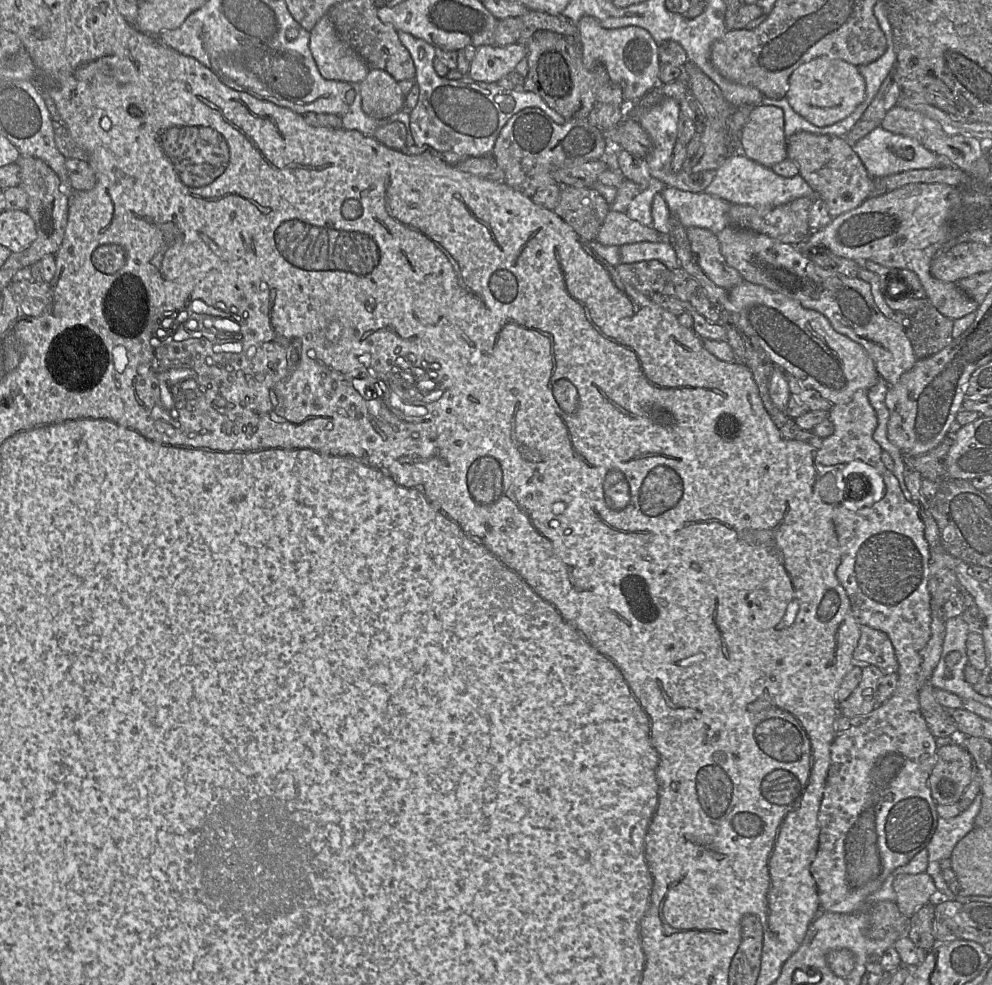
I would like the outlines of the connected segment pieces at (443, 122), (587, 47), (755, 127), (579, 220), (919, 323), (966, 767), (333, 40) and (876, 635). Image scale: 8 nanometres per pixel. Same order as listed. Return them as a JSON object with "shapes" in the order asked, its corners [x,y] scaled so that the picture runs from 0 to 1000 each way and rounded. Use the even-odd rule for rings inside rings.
{"shapes":[[[[408,43],[418,67],[418,84],[422,88],[419,108],[413,113],[413,132],[419,148],[431,147],[445,154],[458,154],[474,159],[496,158],[501,139],[521,114],[532,109],[541,109],[560,126],[568,127],[571,121],[541,95],[530,92],[512,92],[501,84],[479,83],[472,77],[462,81],[444,78],[436,69],[439,48],[429,45],[425,62],[420,60],[421,50]]],[[[595,16],[587,17],[581,27],[589,67],[597,70],[607,65],[615,82],[626,88],[631,109],[640,106],[664,85],[663,46],[652,30],[641,26],[610,29]]],[[[762,108],[746,135],[747,154],[774,171],[793,160],[790,115],[781,108]]],[[[567,189],[564,205],[557,213],[590,245],[601,244],[614,215],[609,200],[598,191]]],[[[934,303],[926,304],[919,330],[913,335],[925,364],[939,361],[961,345],[961,324],[949,319]]],[[[960,754],[946,759],[946,772],[936,789],[945,817],[966,815],[982,787],[982,774],[975,760]]],[[[331,13],[311,32],[311,50],[329,81],[363,84],[373,69],[342,37]]],[[[867,635],[867,642],[867,650],[860,662],[861,672],[869,678],[881,675],[892,684],[905,682],[902,660],[895,645],[872,635]]]]}

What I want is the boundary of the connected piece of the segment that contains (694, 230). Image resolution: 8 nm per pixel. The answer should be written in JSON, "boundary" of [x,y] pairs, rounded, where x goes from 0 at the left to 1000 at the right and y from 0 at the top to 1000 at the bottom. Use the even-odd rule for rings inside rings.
{"boundary":[[[694,230],[692,237],[706,271],[723,290],[734,295],[750,284],[747,278],[732,266],[721,237],[704,230]]]}

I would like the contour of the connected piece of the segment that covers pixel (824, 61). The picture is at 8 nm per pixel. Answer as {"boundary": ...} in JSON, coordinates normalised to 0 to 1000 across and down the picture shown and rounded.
{"boundary":[[[827,57],[798,73],[791,98],[802,115],[825,129],[832,129],[855,119],[871,103],[872,95],[872,81],[864,67],[848,60]]]}

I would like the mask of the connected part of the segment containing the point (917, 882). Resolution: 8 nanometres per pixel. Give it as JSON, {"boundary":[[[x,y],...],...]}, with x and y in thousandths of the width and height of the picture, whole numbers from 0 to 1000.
{"boundary":[[[934,886],[907,887],[900,895],[907,926],[916,933],[928,920],[945,915],[945,901]]]}

